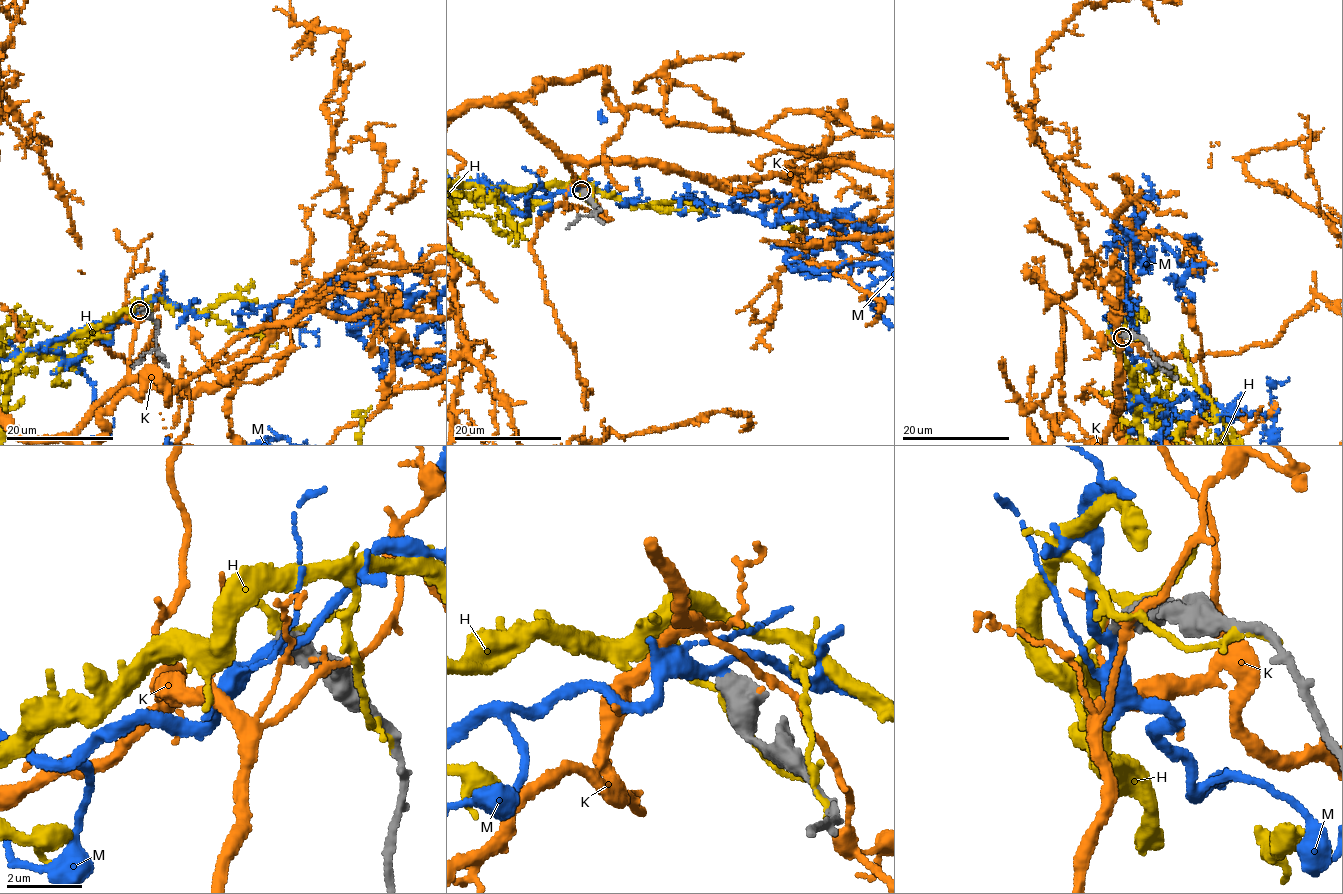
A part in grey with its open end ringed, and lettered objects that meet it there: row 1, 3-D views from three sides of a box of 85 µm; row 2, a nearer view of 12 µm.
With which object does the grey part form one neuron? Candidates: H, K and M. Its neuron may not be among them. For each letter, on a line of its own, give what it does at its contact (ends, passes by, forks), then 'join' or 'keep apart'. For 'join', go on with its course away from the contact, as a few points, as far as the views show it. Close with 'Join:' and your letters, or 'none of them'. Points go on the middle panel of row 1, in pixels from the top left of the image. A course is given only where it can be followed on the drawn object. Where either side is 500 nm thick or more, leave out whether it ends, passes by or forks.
H: keep apart
K: it passes by; keep apart
M: join
Join: M

